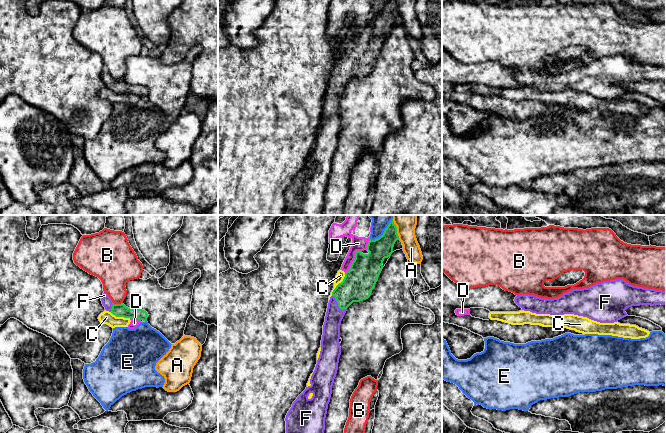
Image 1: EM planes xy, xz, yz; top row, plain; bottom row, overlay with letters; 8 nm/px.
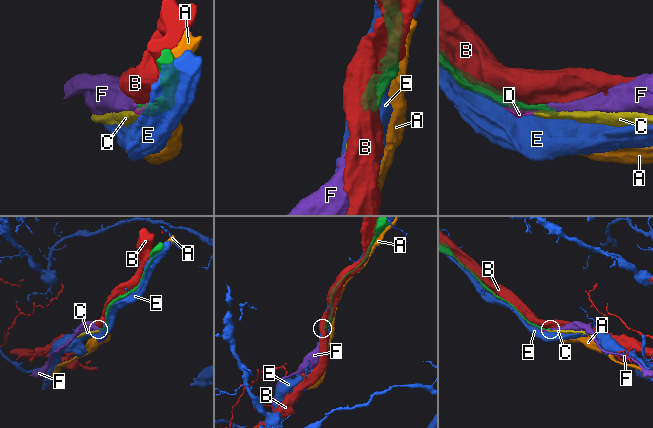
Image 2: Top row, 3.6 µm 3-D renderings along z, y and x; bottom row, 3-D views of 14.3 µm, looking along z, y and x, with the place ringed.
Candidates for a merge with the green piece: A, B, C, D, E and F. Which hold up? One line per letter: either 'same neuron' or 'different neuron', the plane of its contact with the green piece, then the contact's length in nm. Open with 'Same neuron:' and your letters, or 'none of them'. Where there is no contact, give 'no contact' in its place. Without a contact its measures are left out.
Same neuron: F
A: different neuron; contact in xz; length 180 nm
B: different neuron; contact in xy; length 80 nm
C: different neuron; contact in xz; length 220 nm
D: different neuron; contact in xz; length 220 nm
E: different neuron; contact in xz; length 260 nm
F: same neuron; contact in xz; length 170 nm

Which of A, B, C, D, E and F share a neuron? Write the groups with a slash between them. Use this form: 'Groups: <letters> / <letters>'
Groups: A / B / C D / E / F

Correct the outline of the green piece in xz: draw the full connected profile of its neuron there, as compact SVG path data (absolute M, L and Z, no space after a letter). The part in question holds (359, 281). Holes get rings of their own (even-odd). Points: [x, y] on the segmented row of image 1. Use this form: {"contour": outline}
{"contour": "M392 219L382 236L369 240L368 254L355 252L355 259L343 281L333 290L323 325L320 355L310 379L311 385L297 397L288 411L285 418L286 433L324 433L341 355L341 321L353 302L370 297L383 269L383 261L391 256L397 240L397 227Z"}

